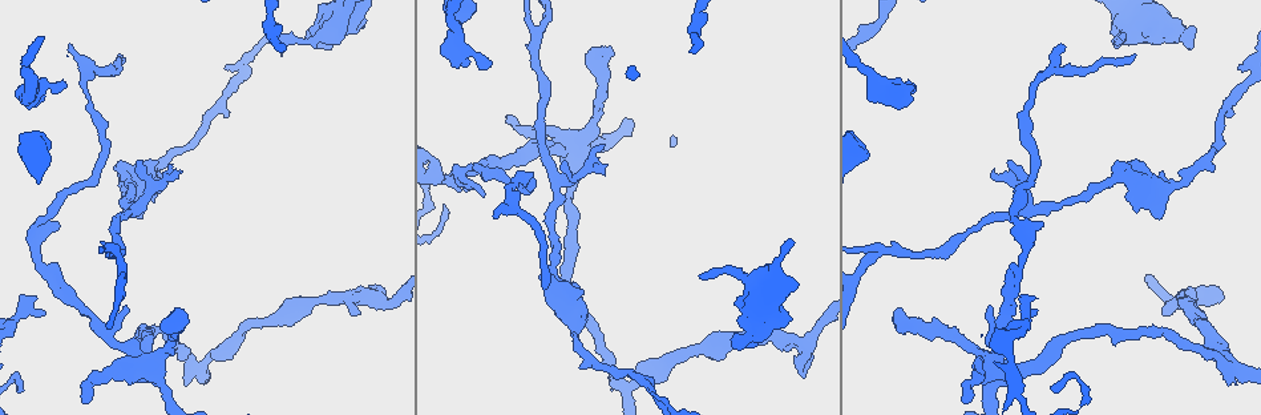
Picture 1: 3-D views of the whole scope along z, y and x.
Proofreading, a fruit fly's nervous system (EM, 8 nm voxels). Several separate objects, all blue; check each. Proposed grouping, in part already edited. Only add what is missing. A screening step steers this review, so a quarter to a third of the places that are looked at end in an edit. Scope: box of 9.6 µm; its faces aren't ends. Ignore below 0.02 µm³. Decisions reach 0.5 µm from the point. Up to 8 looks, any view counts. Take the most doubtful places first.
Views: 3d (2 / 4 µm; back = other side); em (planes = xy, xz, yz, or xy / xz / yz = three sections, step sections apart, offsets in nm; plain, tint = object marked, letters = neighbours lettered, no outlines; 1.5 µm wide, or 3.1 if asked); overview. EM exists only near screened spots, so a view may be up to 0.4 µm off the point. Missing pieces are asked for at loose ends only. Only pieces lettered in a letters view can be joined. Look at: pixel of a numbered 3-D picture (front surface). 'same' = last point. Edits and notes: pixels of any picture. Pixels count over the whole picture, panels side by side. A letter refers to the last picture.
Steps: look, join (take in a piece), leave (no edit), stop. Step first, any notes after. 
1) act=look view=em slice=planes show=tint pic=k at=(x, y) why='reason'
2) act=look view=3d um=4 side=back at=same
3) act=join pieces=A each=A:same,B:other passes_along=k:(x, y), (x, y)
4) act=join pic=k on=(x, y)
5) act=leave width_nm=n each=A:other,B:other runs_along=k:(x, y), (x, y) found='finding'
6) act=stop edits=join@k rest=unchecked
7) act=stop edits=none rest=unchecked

act=look view=em slice=xy step=8 show=tint pic=1 at=(82, 399) why='free end'

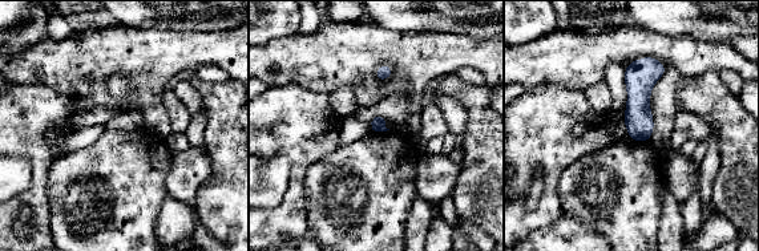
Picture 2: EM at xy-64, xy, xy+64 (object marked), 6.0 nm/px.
act=look view=em slice=planes show=letters at=same

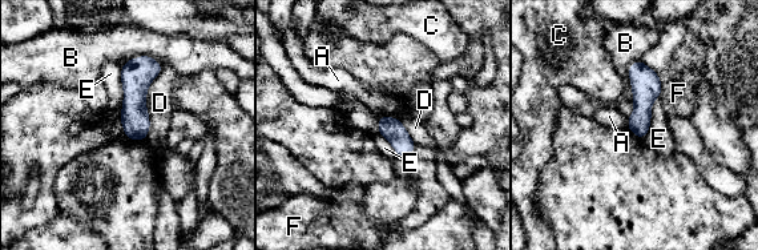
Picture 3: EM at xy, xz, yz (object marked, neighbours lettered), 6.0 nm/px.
act=leave each=A:other,B:other,C:other,D:other,E:other,F:other border=3:(121, 65), (123, 108), (119, 113) found='no lettered piece goes on from it'

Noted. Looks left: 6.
act=look view=3d um=2 pic=1 at=(994, 169) why='an open end'

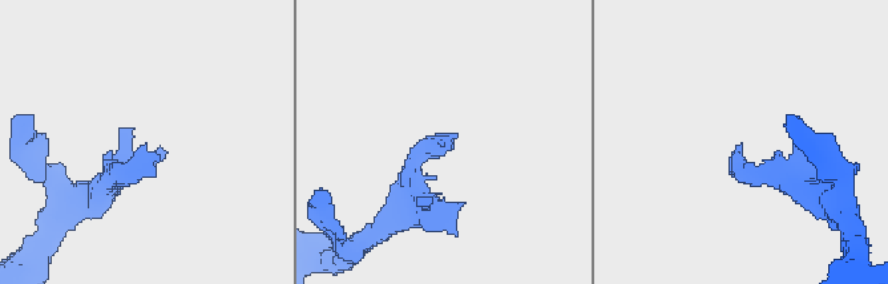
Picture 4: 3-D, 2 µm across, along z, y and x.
act=look view=em slice=xy step=8 show=letters pic=4 at=(445, 141)

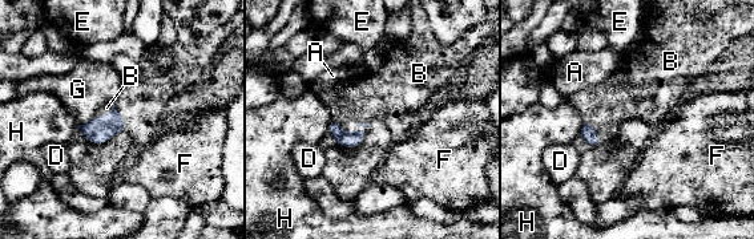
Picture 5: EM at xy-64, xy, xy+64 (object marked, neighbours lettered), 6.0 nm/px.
act=look view=em slice=planes show=letters at=same why='another direction'

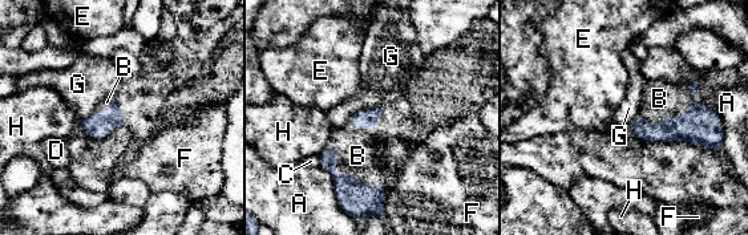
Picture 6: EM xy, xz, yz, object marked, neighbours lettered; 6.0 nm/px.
act=join pieces=B width_nm=120 each=A:other,B:same,C:other,D:other,E:other,F:other,G:other,H:other passes_along=6:(355, 199), (346, 174), (358, 156) found='the neuron continues'

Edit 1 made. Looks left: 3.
act=look view=overview why='see it whole again'

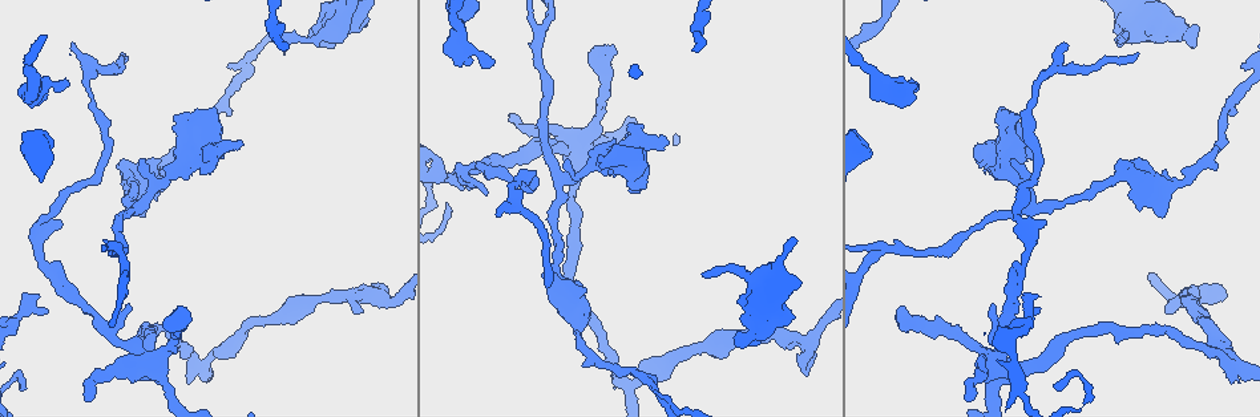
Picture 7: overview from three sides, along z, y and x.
act=look view=3d um=4 pic=7 at=(1171, 310) why='branch stops here'

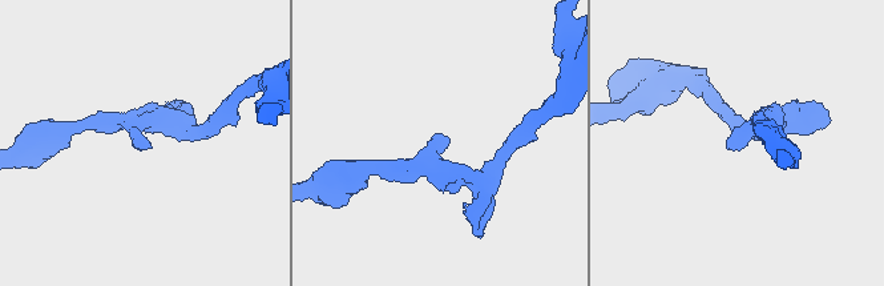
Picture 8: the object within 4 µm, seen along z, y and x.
act=look view=em slice=planes show=letters pic=8 at=(448, 139) why='now the EM'

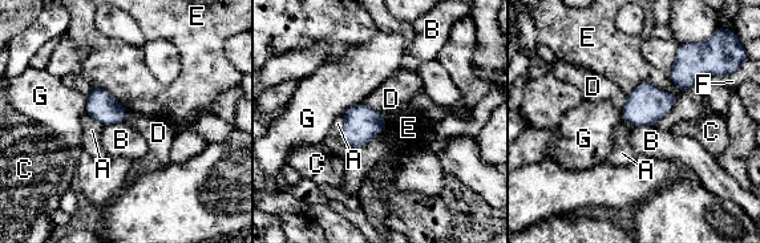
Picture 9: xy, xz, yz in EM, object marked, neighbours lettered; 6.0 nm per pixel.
act=leave each=A:other,B:other,C:other,D:other,E:other,F:other,G:other border=9:(363, 102), (376, 109), (387, 120) found='no lettered piece goes on from it'

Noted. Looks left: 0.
act=stop edits=join@6 rest=unchecked

